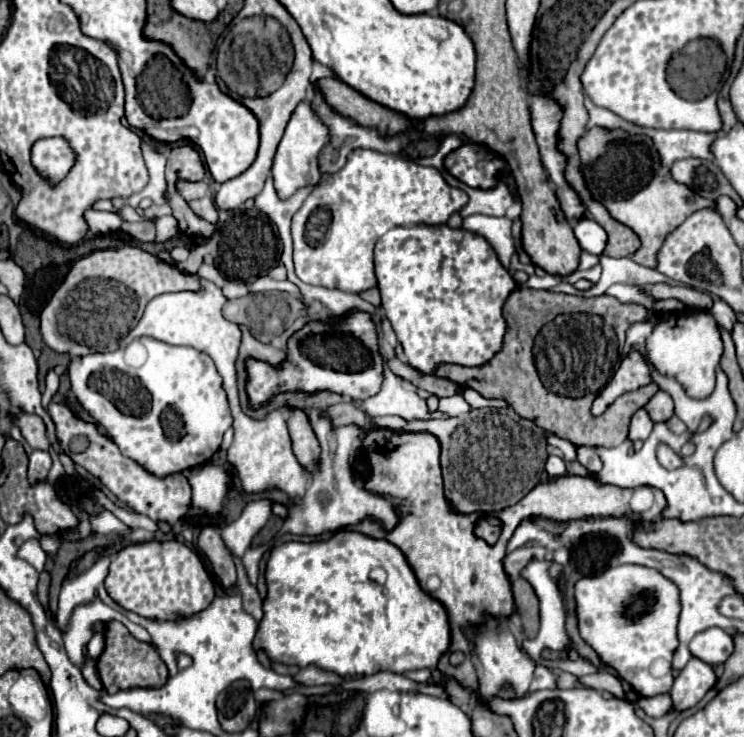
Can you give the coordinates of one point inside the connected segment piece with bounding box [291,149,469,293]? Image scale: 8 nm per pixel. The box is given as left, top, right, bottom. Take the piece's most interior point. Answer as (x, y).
(375, 191)

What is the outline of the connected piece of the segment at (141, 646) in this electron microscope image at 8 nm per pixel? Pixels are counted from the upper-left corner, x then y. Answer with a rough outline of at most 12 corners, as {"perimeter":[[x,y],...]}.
{"perimeter":[[123,623],[105,625],[107,693],[163,687],[167,665]]}

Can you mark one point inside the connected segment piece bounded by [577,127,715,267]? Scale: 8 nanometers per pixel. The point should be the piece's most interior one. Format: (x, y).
(621, 171)

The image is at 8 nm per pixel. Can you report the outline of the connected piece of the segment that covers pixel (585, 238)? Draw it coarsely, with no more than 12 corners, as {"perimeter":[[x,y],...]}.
{"perimeter":[[583,217],[573,231],[583,251],[603,253],[607,233],[597,221]]}

